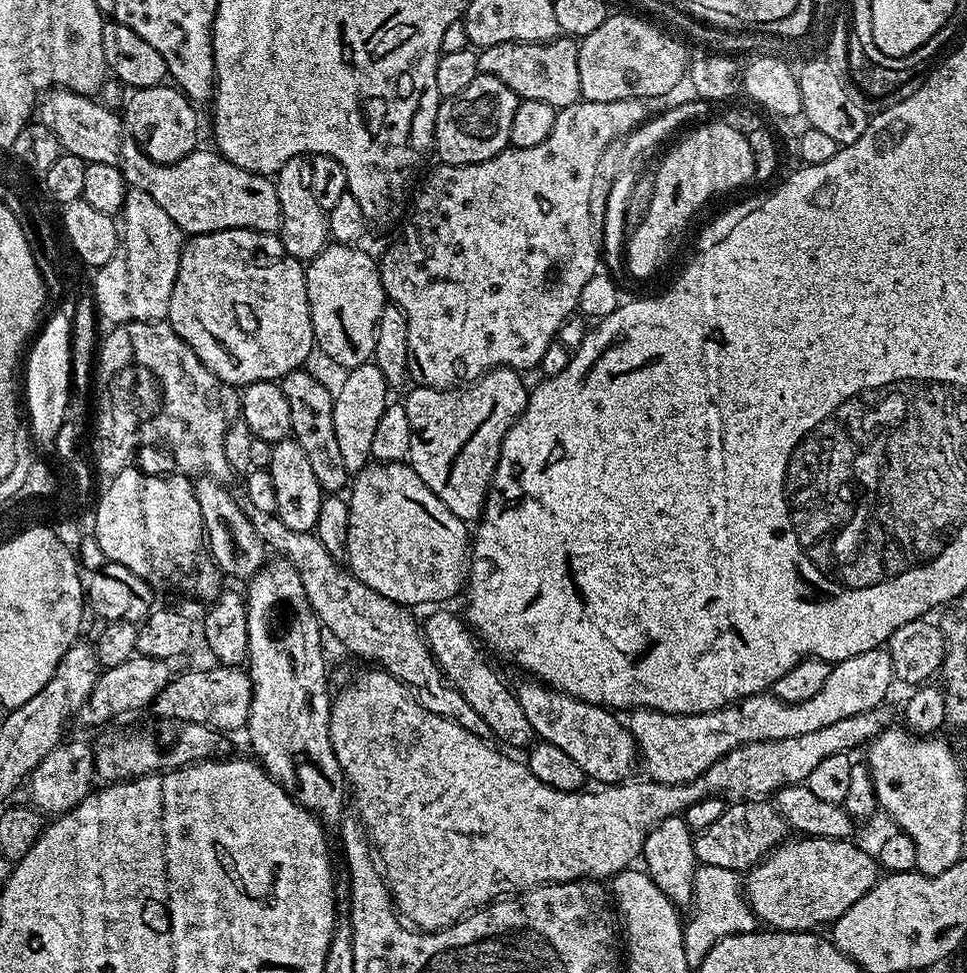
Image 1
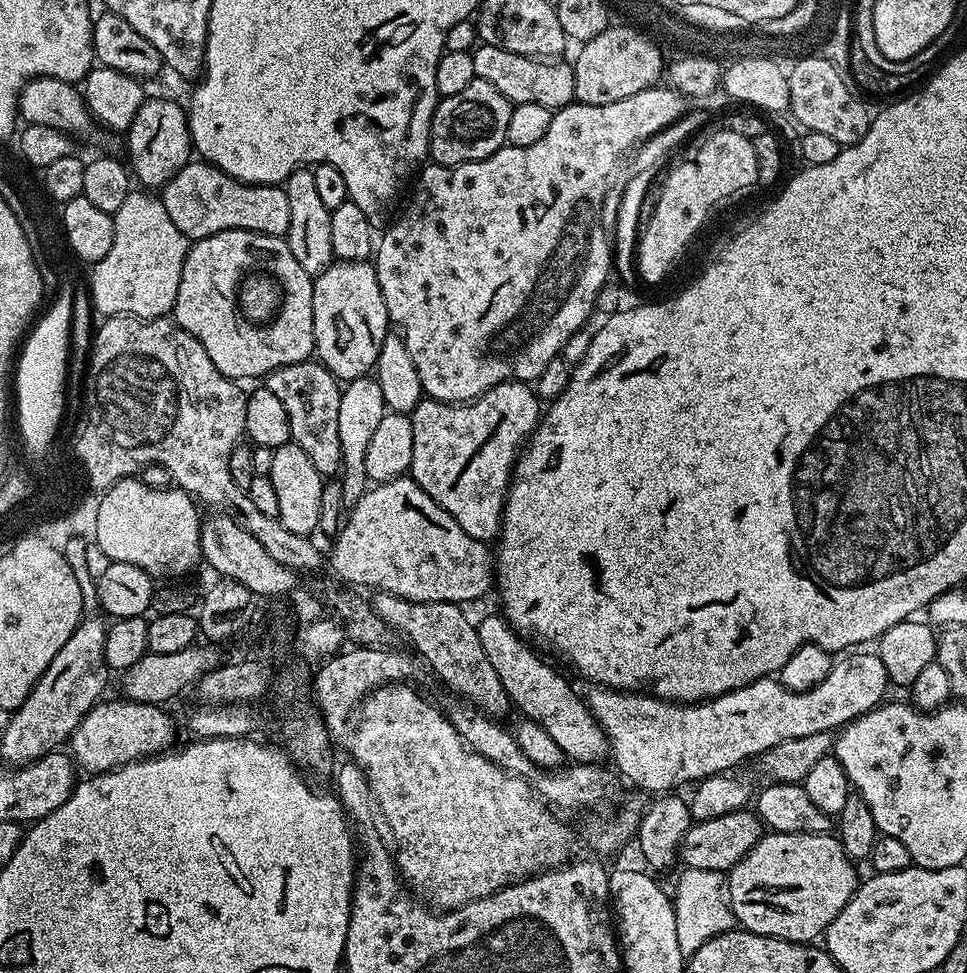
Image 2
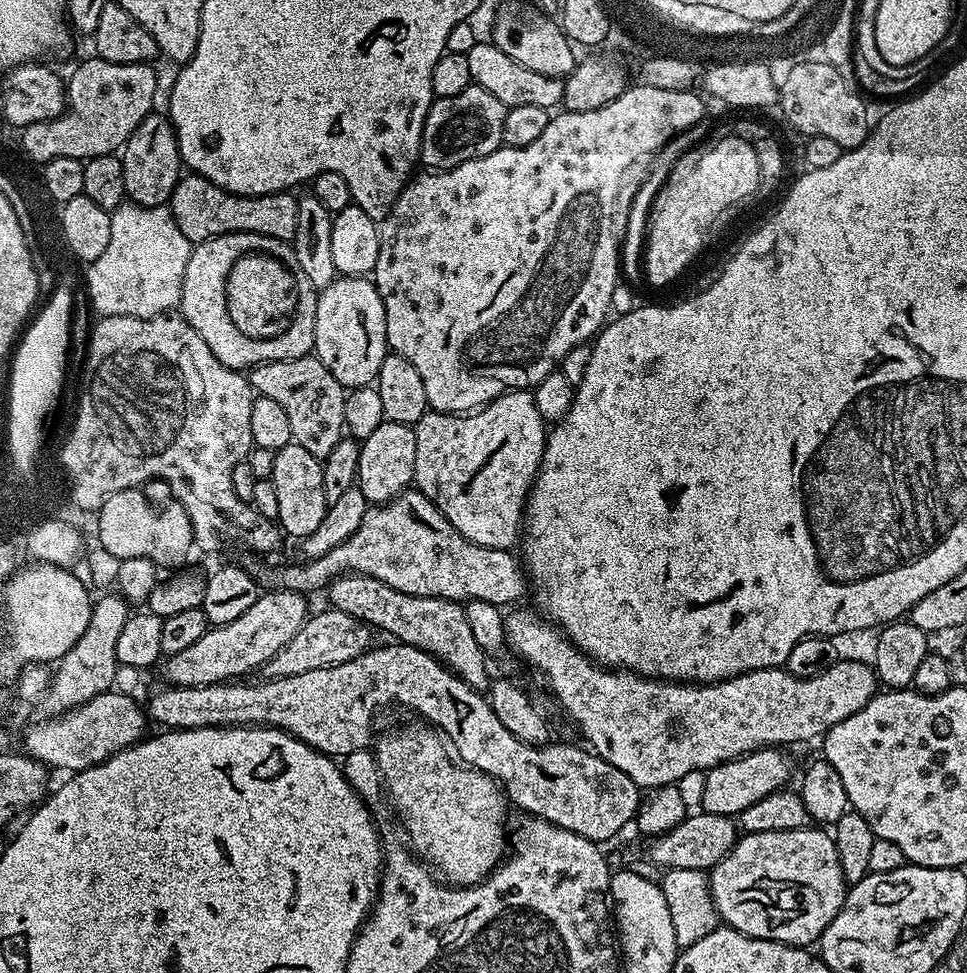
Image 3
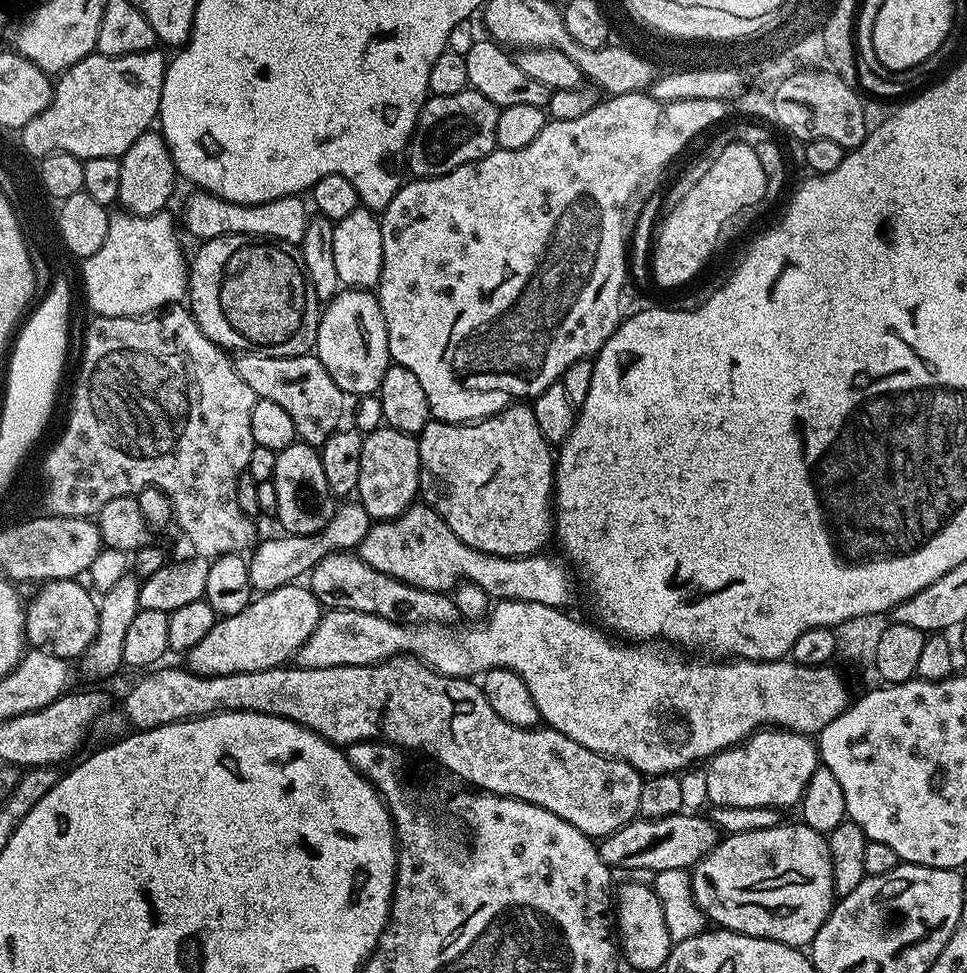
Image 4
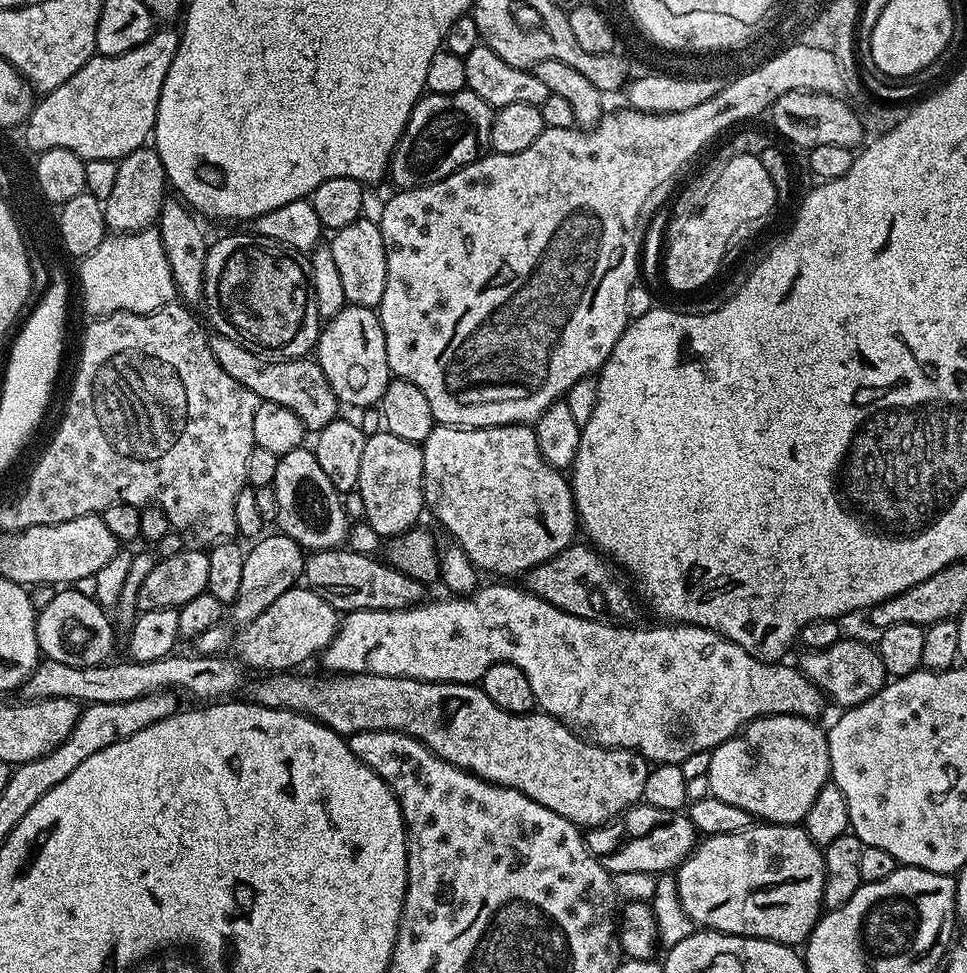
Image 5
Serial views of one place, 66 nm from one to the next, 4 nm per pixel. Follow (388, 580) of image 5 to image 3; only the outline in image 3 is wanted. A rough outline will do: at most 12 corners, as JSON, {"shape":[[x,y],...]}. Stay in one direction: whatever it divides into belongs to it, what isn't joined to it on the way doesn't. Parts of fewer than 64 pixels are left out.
{"shape":[[348,573],[329,603],[435,656],[472,689],[483,652],[450,599]]}

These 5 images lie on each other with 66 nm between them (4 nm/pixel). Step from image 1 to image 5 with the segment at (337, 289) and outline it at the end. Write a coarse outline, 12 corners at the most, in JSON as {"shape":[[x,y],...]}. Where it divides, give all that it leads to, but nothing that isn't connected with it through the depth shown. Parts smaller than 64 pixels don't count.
{"shape":[[345,303],[314,359],[341,405],[379,405],[390,373],[373,309]]}

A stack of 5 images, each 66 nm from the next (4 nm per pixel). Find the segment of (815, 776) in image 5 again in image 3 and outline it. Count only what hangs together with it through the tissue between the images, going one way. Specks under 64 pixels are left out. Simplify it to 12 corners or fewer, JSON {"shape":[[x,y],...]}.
{"shape":[[759,748],[705,772],[700,808],[739,817],[792,776],[787,751]]}

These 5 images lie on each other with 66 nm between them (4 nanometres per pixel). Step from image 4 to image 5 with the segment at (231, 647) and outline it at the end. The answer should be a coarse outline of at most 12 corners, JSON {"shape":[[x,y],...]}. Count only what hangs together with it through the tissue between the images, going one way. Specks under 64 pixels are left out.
{"shape":[[286,590],[234,638],[249,669],[284,674],[339,628],[330,602]]}

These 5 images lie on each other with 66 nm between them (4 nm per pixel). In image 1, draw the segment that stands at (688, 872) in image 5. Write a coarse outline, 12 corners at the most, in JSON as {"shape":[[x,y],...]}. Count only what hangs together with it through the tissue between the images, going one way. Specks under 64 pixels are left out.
{"shape":[[792,838],[746,876],[761,925],[831,925],[882,875],[851,839]]}

